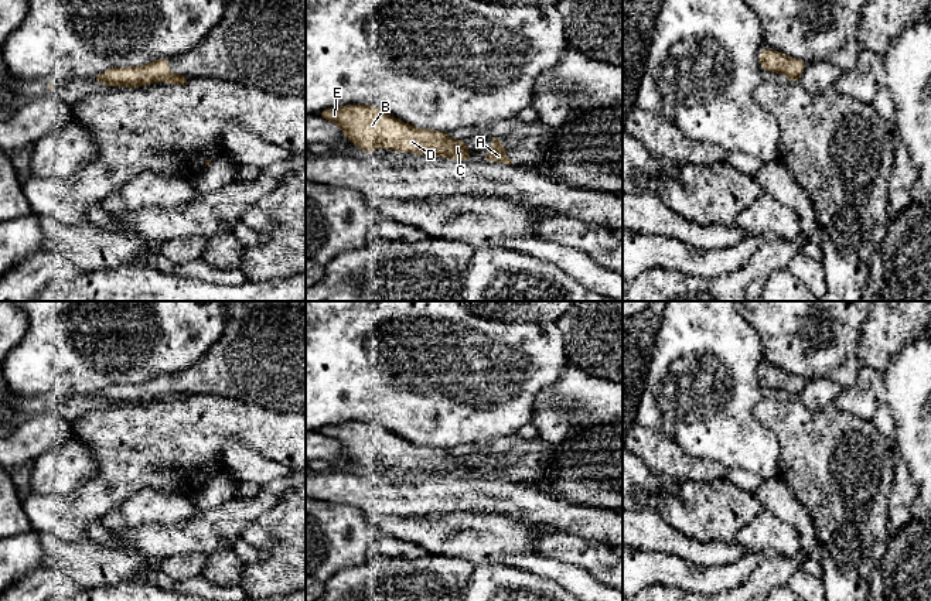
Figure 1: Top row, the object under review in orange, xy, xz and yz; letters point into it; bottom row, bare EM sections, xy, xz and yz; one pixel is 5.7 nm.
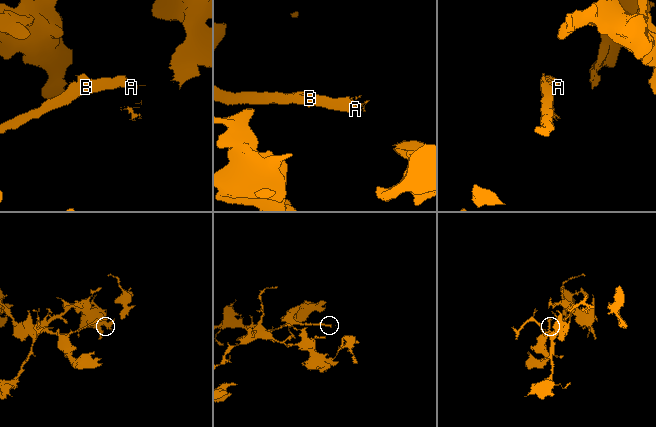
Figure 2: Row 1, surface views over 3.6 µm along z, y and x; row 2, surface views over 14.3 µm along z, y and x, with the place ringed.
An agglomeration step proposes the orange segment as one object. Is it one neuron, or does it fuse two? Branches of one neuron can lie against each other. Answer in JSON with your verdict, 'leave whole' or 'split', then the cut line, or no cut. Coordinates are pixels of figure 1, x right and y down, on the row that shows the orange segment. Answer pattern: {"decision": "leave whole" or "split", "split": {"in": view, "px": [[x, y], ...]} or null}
{"decision": "split", "split": {"in": "xy", "px": [[184, 77], [166, 81]]}}

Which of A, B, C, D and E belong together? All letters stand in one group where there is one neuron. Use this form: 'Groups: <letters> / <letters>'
Groups: A / B C D E

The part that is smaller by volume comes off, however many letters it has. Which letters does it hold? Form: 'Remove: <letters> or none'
Remove: A

